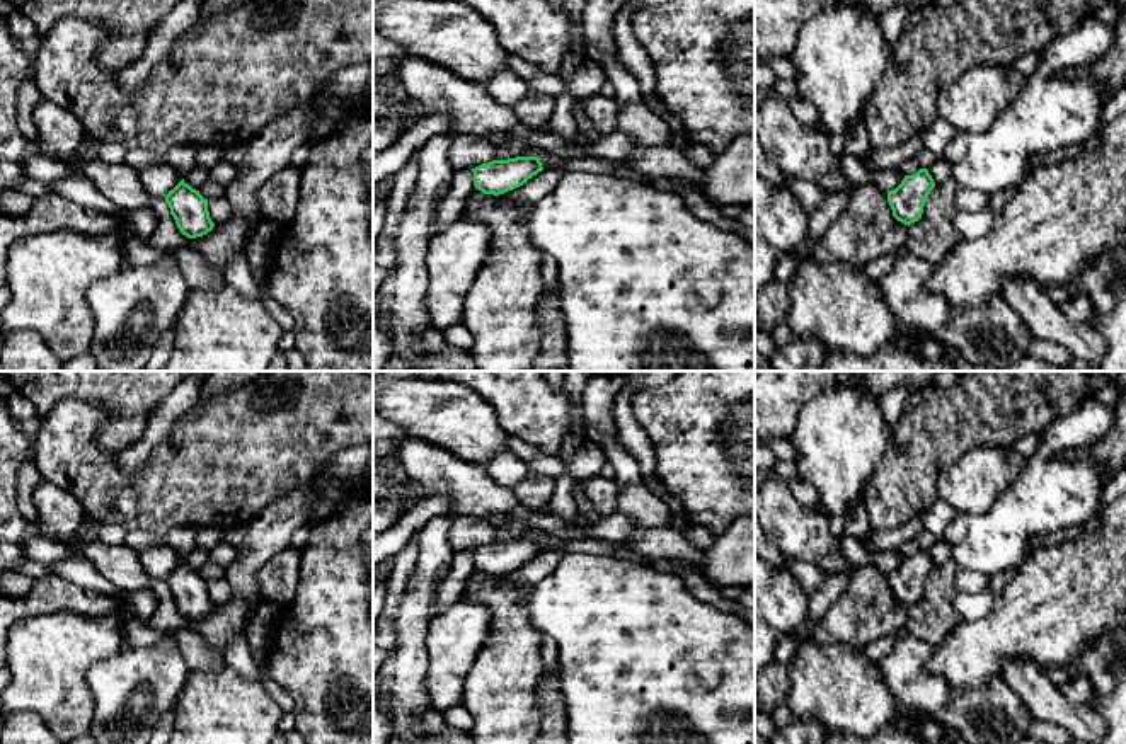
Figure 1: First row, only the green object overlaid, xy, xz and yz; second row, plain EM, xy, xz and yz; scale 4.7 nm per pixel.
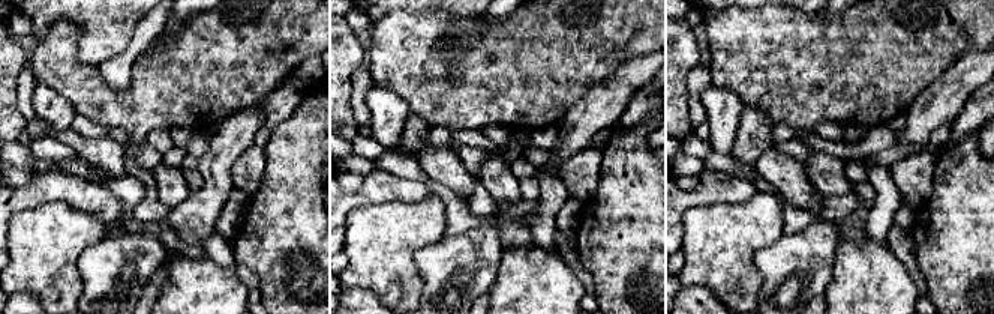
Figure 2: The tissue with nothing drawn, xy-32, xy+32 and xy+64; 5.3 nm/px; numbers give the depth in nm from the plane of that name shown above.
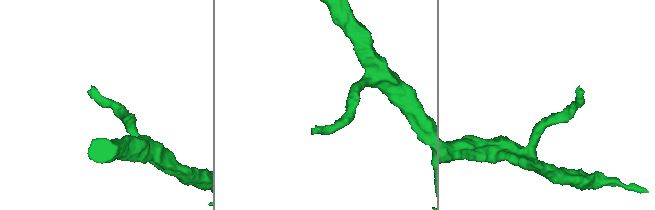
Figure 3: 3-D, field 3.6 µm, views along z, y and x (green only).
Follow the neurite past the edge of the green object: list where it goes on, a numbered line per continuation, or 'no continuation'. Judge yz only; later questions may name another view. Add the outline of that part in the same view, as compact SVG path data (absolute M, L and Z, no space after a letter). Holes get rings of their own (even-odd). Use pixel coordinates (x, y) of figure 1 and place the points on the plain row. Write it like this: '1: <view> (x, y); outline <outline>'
no continuation

